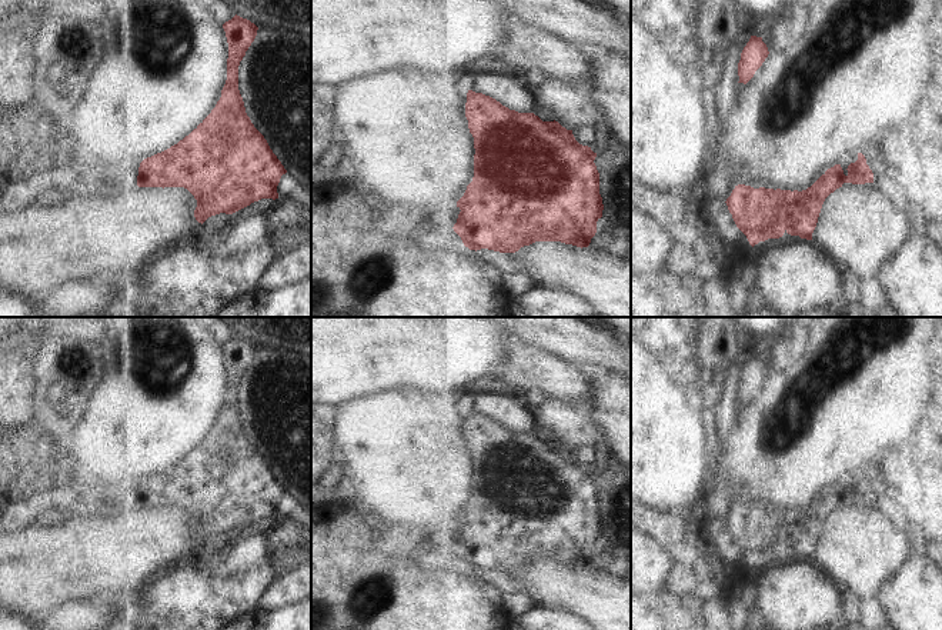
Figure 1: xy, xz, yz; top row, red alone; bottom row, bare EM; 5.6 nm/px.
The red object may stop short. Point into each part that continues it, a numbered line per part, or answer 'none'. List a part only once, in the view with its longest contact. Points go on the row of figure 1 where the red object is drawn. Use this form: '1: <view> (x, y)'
none

